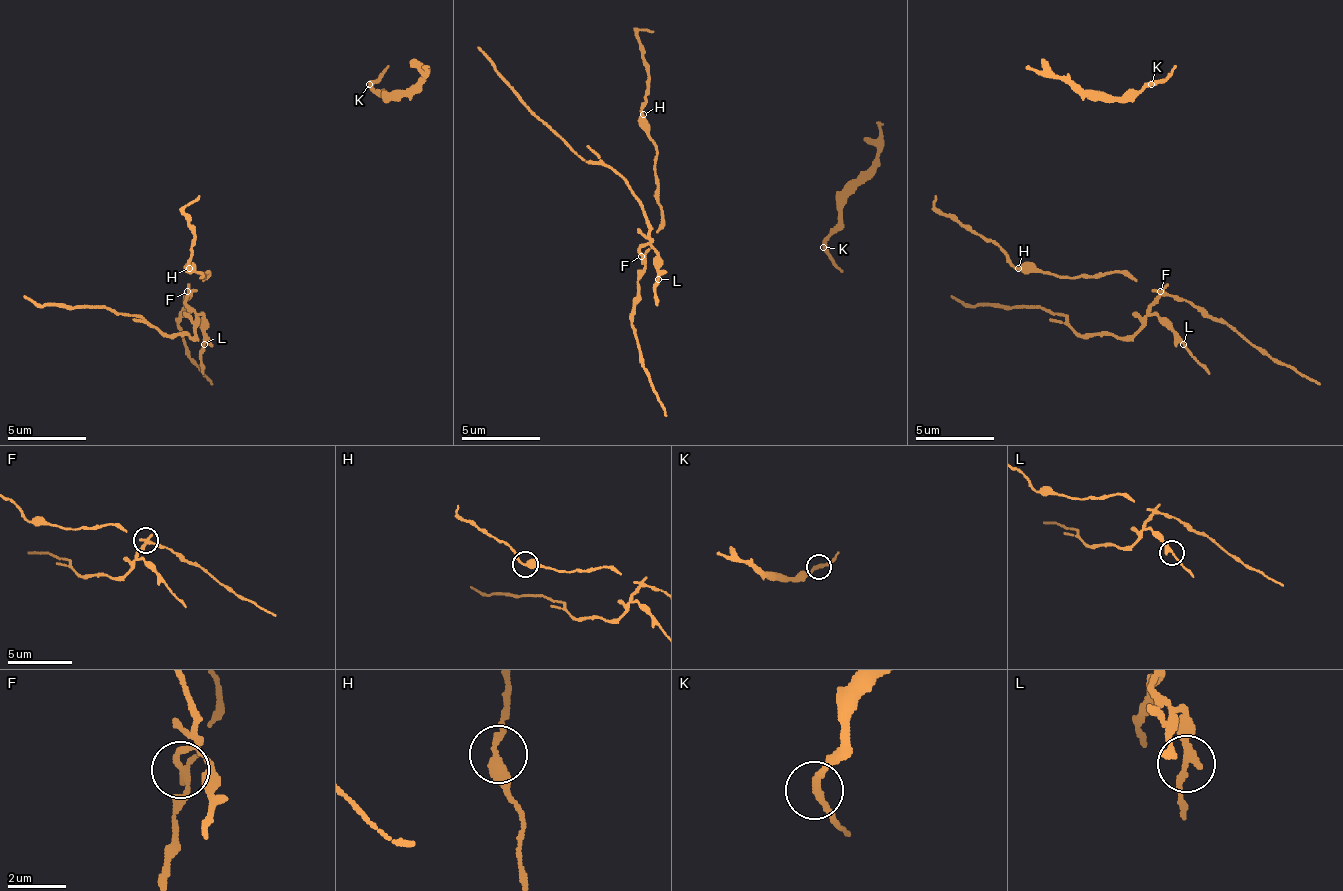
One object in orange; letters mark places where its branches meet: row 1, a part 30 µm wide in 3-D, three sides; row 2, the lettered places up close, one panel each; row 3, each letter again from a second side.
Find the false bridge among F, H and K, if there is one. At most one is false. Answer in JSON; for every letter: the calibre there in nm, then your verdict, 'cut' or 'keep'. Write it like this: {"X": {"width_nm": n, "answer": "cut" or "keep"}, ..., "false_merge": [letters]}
{"F": {"width_nm": 240, "answer": "cut"}, "H": {"width_nm": 400, "answer": "keep"}, "K": {"width_nm": 240, "answer": "keep"}, "false_merge": ["F"]}

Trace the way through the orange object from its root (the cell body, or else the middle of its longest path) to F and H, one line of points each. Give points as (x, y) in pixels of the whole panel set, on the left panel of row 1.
F: (208, 269), (208, 277), (188, 292)
H: (208, 269), (204, 277), (200, 277), (204, 273), (196, 269), (188, 269)

